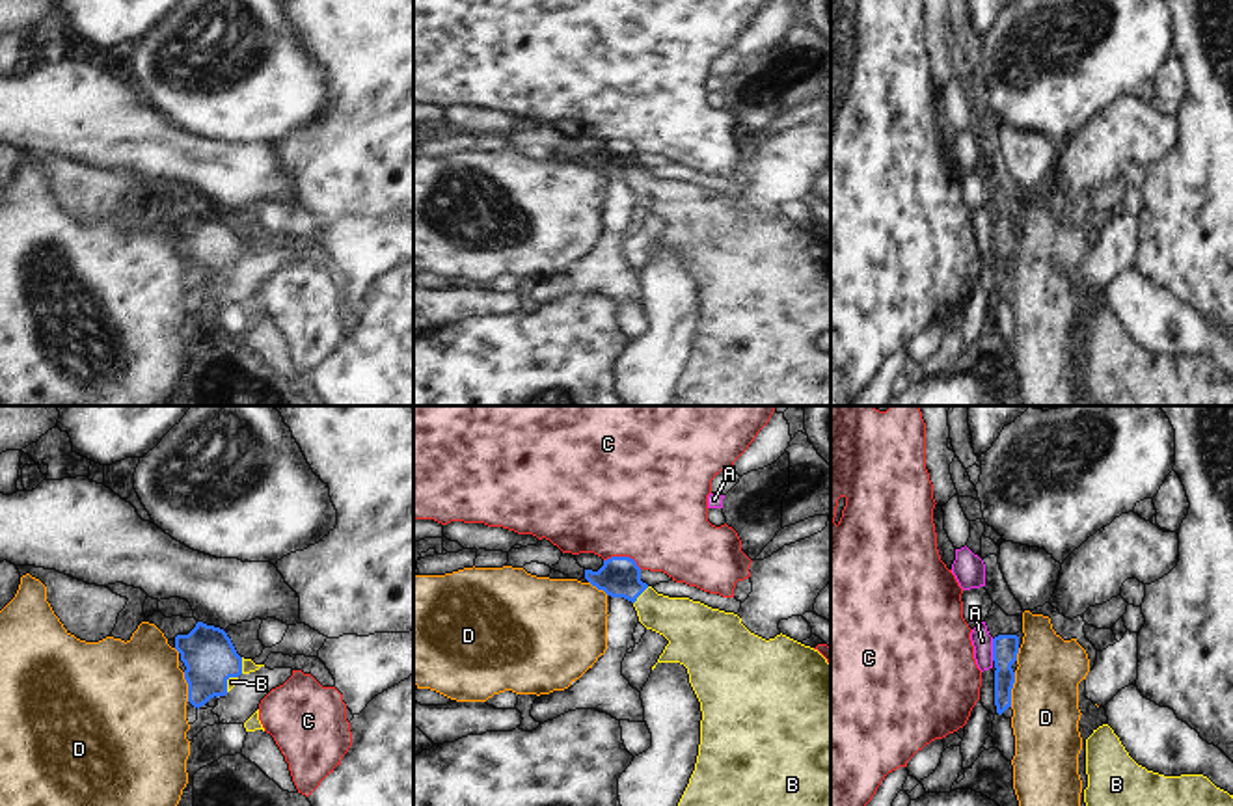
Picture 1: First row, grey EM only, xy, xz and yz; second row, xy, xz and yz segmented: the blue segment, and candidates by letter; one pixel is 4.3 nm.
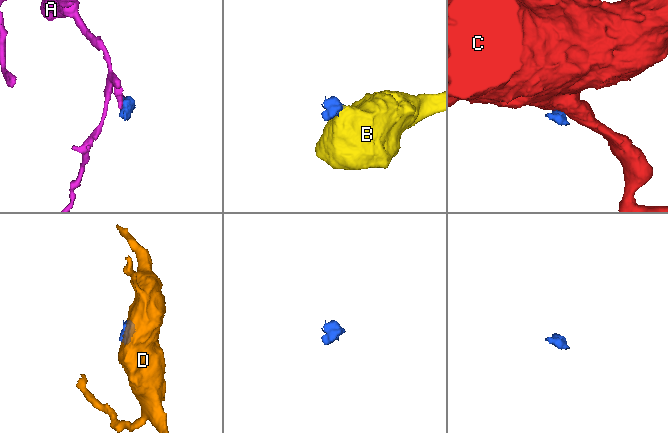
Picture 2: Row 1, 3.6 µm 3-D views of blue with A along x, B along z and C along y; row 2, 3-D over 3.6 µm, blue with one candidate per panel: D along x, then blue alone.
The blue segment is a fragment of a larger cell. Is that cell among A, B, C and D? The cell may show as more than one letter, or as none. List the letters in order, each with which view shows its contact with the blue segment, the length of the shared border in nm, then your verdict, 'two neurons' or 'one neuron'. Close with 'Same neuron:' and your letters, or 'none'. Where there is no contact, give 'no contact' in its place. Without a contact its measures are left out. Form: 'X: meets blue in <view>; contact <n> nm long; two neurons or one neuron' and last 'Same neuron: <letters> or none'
A: meets blue in yz; contact 100 nm long; two neurons
B: meets blue in xz; contact 100 nm long; one neuron
C: meets blue in xz; contact 170 nm long; two neurons
D: meets blue in yz; contact 150 nm long; two neurons
Same neuron: B

